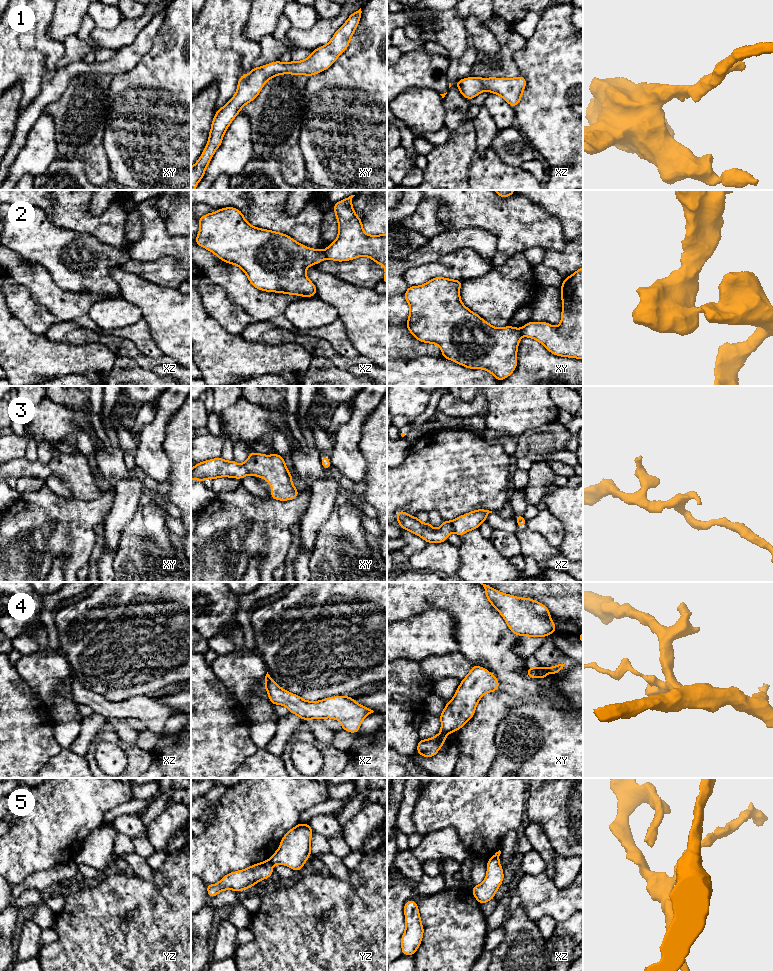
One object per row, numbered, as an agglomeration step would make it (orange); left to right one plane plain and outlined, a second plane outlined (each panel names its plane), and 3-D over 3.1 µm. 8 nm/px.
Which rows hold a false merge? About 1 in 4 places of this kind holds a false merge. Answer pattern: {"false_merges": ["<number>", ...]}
{"false_merges": ["2", "5"]}

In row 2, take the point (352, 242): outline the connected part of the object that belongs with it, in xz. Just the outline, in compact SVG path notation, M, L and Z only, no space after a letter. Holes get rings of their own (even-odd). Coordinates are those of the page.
M351 195L333 205L338 221L338 237L324 250L326 258L338 262L365 256L385 267L382 282L387 284L387 233L368 235L352 207Z

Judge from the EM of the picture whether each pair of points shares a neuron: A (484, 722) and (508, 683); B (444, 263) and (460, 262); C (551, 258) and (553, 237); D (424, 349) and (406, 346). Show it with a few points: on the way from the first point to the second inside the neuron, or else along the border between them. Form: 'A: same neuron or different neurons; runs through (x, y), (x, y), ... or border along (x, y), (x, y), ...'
A: different neurons; border along (496, 691), (524, 701)
B: same neuron; runs through (448, 263), (456, 263)
C: different neurons; border along (569, 241), (561, 250), (547, 249), (545, 251)
D: same neuron; runs through (420, 349), (410, 348)

